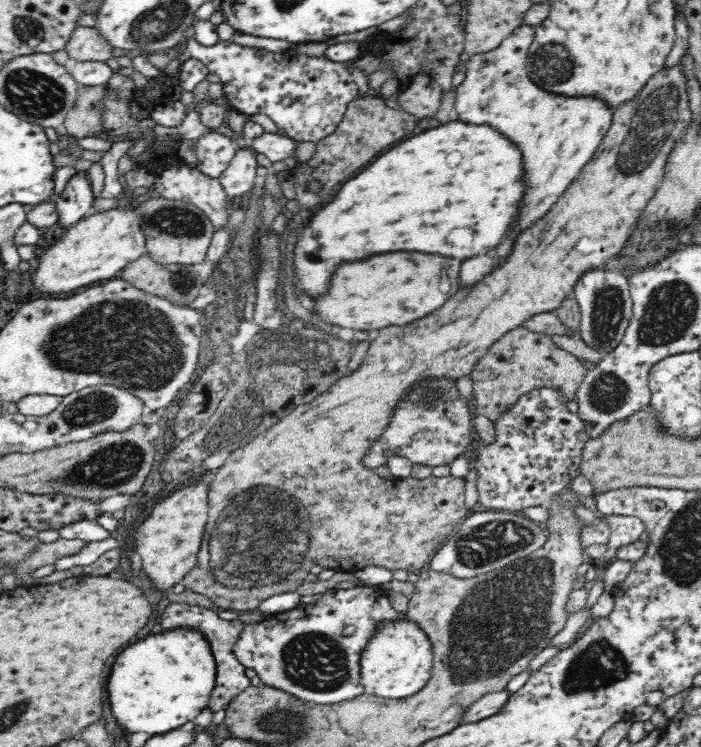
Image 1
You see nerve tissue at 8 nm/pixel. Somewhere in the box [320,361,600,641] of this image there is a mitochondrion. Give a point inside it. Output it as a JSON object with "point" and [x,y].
{"point":[486,546]}

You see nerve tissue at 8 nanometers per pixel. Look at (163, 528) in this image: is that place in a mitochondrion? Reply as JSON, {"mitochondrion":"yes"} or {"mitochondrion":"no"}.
{"mitochondrion":"no"}

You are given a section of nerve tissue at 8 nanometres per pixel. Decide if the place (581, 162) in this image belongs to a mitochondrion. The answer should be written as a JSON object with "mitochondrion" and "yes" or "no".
{"mitochondrion":"no"}

